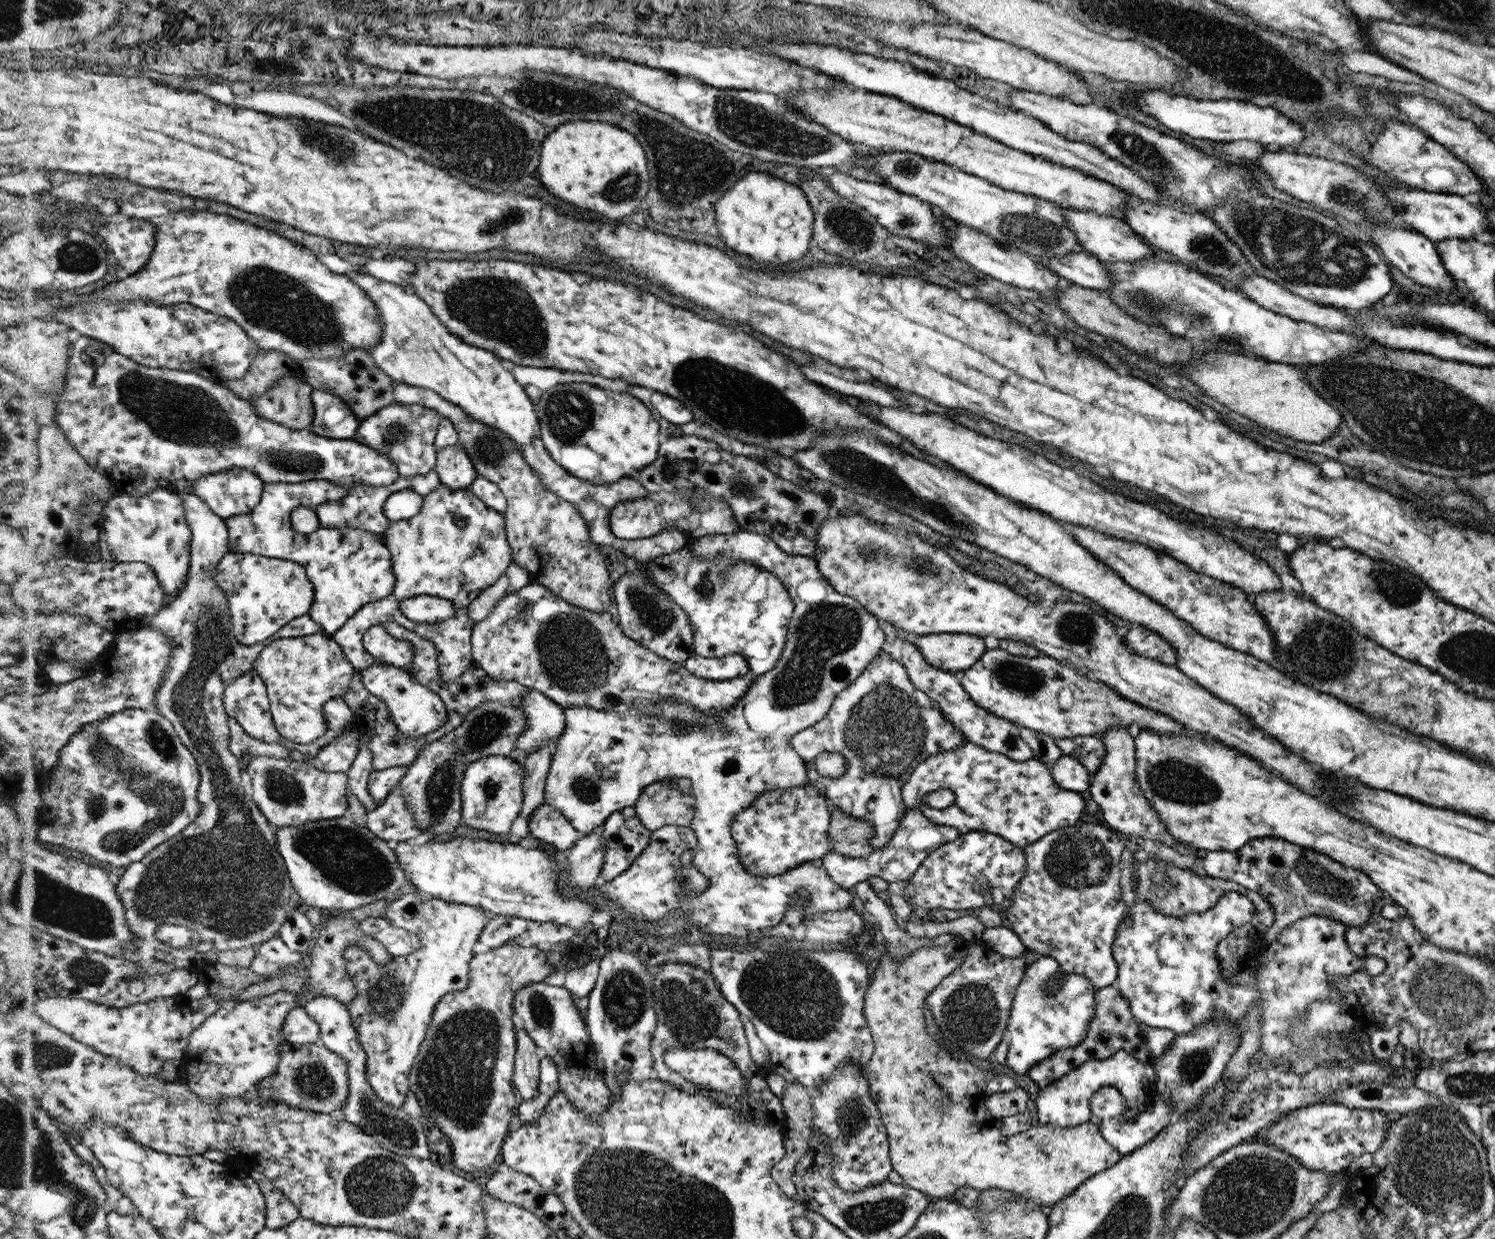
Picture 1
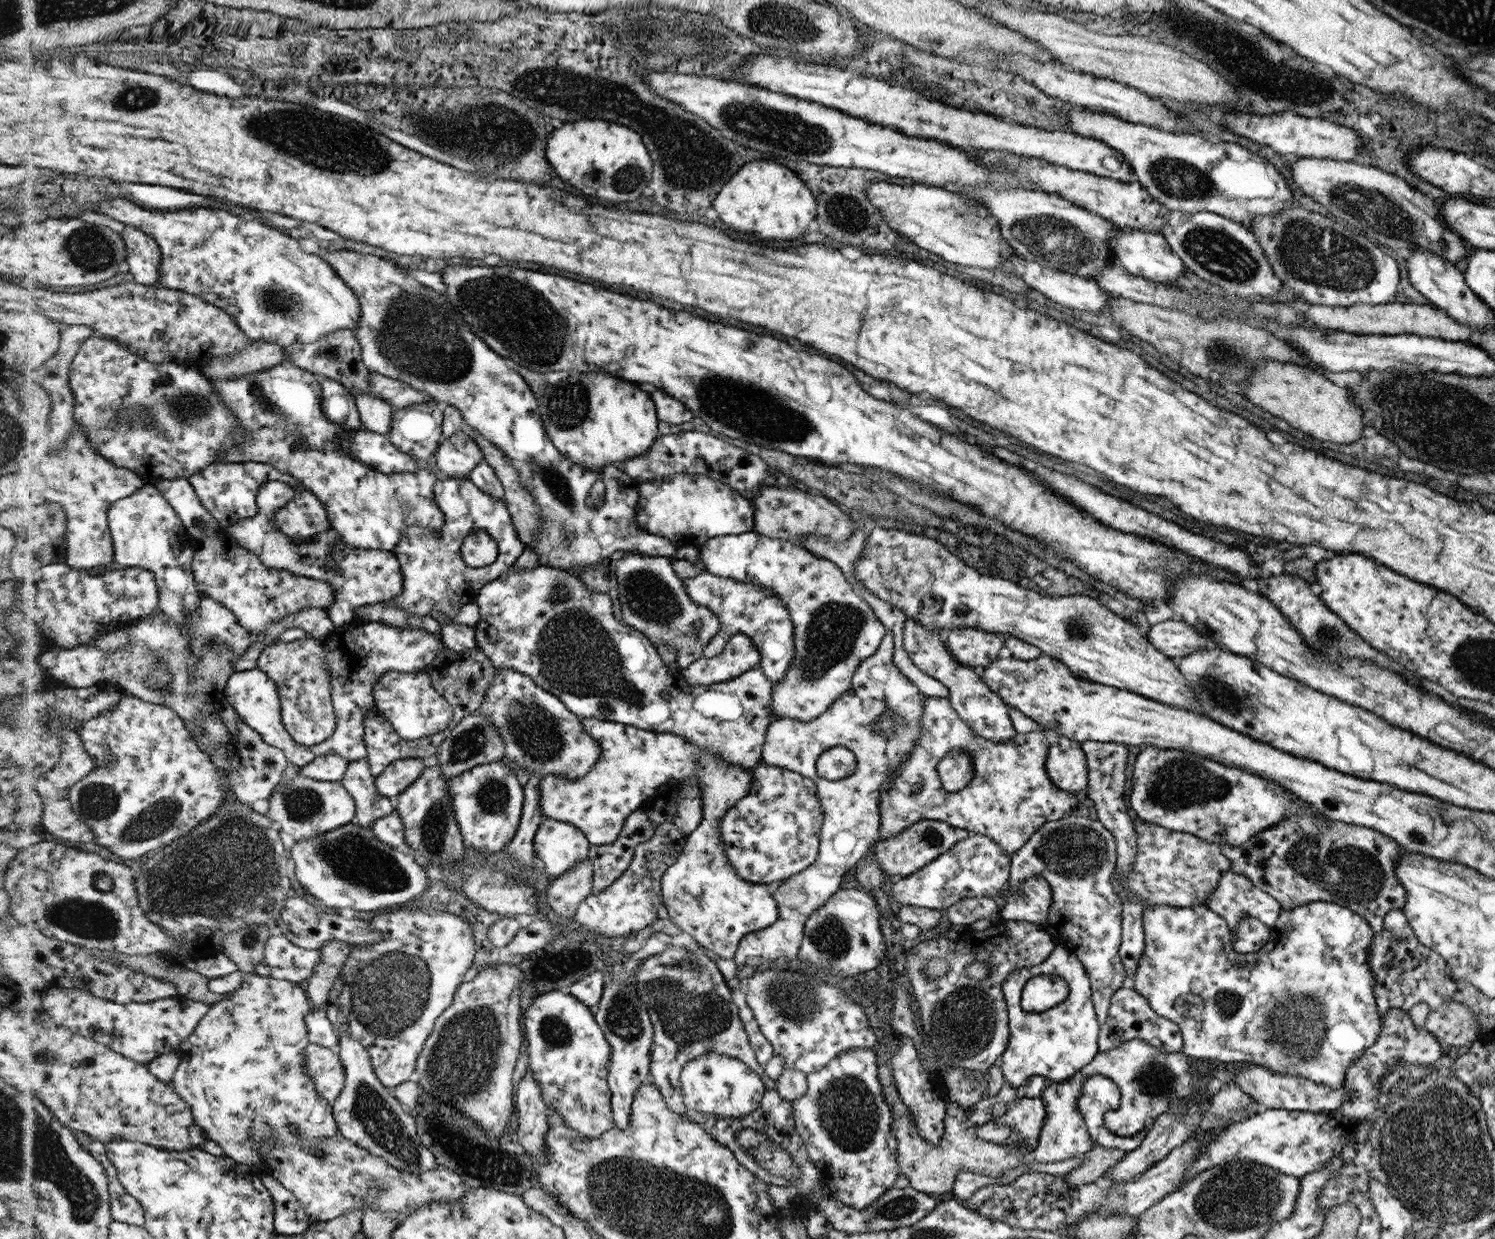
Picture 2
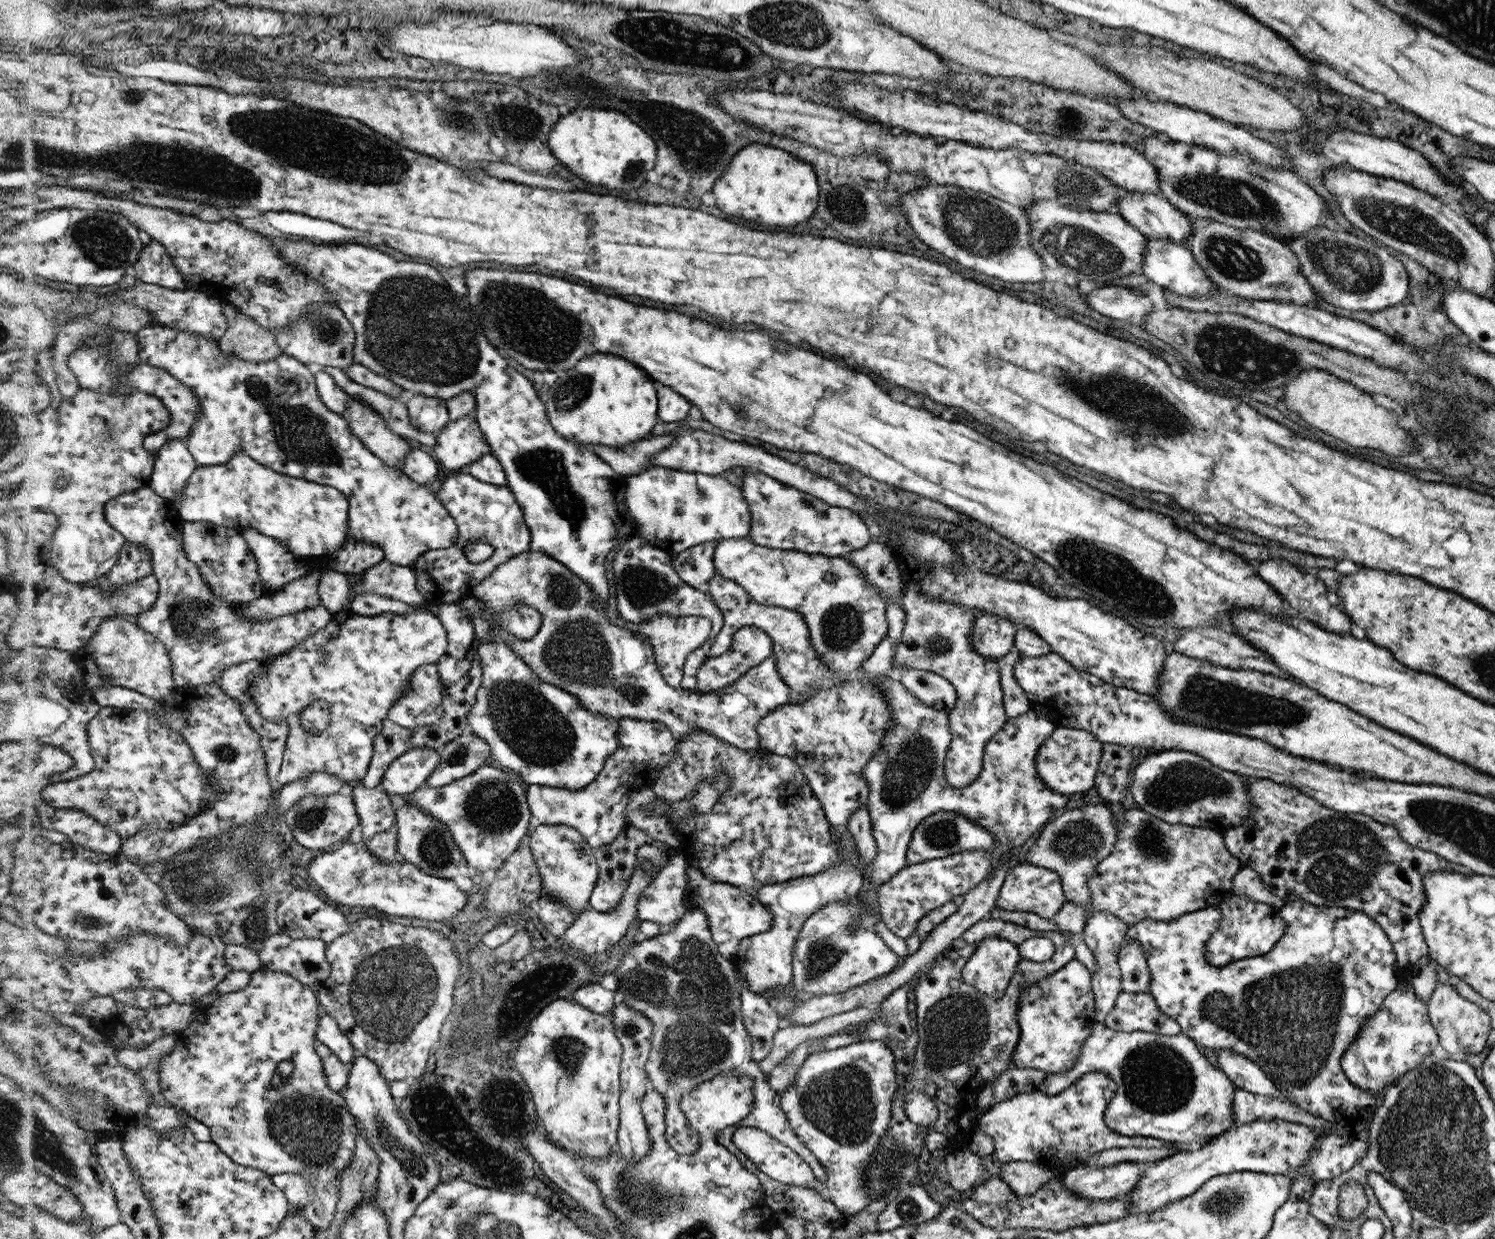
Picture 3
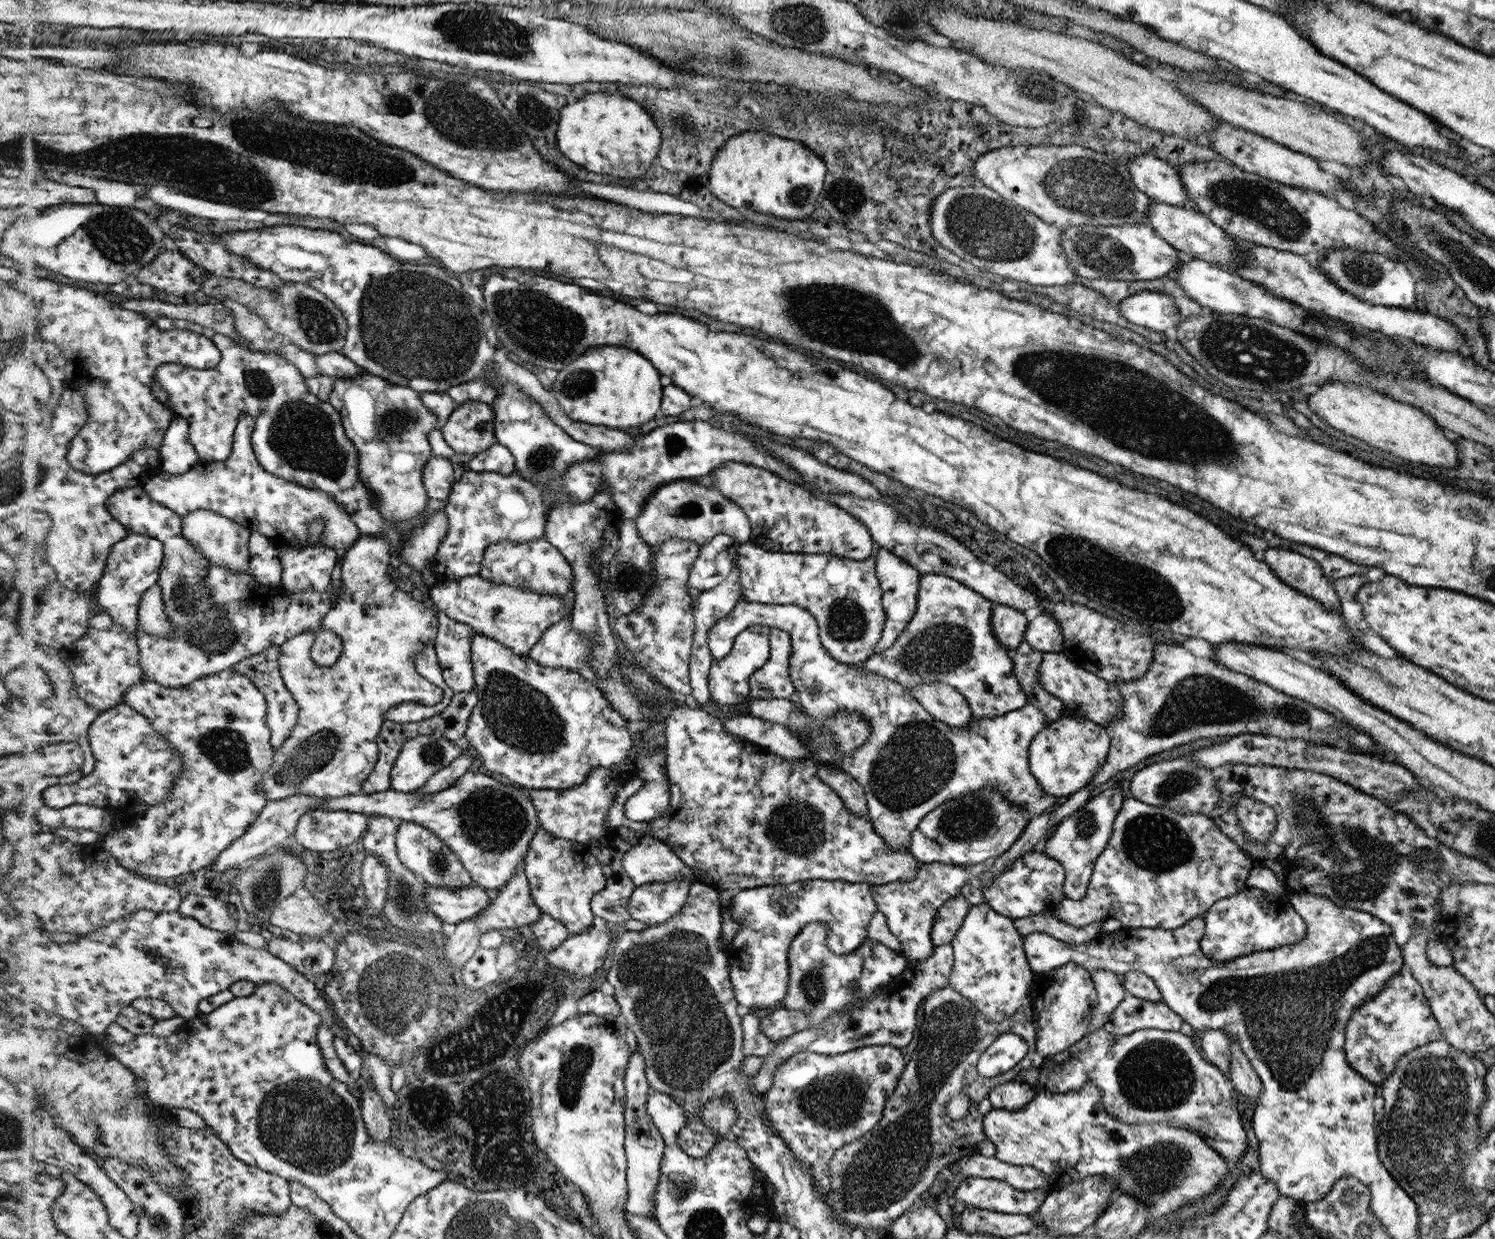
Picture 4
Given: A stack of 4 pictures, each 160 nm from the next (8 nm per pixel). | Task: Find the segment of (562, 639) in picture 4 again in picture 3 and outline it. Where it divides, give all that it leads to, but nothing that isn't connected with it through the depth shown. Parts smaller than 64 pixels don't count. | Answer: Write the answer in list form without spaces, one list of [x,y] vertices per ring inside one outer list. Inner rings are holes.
[[[525,551],[521,555],[512,556],[505,563],[494,568],[486,579],[476,584],[471,594],[486,602],[488,612],[501,613],[519,605],[529,605],[542,614],[542,624],[538,634],[531,639],[519,640],[503,632],[495,630],[491,642],[501,642],[509,645],[534,671],[539,680],[553,684],[557,688],[573,693],[590,712],[629,718],[635,720],[655,720],[665,724],[673,733],[674,739],[687,737],[689,732],[698,728],[699,732],[711,732],[713,736],[743,752],[751,752],[761,747],[761,738],[757,734],[758,722],[777,707],[789,704],[790,687],[779,677],[775,657],[771,654],[757,667],[747,671],[739,680],[717,693],[699,693],[679,688],[671,688],[662,677],[661,670],[654,662],[654,651],[647,638],[609,624],[604,610],[595,606],[590,585],[571,573],[565,566],[545,552]]]

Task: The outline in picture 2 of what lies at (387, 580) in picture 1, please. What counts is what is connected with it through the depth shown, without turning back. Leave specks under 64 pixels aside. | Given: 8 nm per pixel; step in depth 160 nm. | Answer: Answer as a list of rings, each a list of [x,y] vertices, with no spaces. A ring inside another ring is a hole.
[[[266,482],[258,492],[260,511],[255,518],[241,519],[227,531],[243,548],[255,553],[269,568],[288,570],[313,580],[325,580],[335,589],[335,602],[325,610],[333,627],[349,624],[354,613],[363,605],[384,603],[403,592],[403,576],[398,559],[391,551],[358,549],[345,545],[335,529],[315,535],[311,543],[294,542],[286,533],[275,528],[274,514],[294,497],[296,488],[286,482]]]

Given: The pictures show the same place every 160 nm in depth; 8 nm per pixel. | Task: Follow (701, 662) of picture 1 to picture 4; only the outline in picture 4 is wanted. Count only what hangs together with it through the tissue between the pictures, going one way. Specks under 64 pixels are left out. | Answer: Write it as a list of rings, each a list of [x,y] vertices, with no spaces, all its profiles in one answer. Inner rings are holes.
[[[764,625],[748,627],[738,633],[730,647],[730,652],[710,665],[709,689],[711,697],[719,705],[738,705],[750,694],[749,678],[766,665],[770,654],[769,633]]]

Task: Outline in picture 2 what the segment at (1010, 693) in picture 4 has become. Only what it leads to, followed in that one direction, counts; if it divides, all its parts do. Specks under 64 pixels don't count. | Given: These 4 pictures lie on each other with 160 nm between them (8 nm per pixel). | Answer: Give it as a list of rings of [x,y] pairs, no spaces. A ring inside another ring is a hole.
[[[906,619],[903,623],[902,647],[911,663],[935,680],[938,680],[948,690],[946,699],[954,707],[954,711],[970,728],[975,737],[996,743],[1005,743],[1013,739],[1015,729],[1010,719],[1009,708],[997,692],[991,692],[985,681],[981,679],[977,668],[969,665],[959,665],[954,654],[945,643],[945,632],[941,629],[927,629],[919,622]],[[953,749],[937,764],[938,776],[947,792],[961,790],[973,779],[974,768],[967,753],[963,751],[965,750]]]

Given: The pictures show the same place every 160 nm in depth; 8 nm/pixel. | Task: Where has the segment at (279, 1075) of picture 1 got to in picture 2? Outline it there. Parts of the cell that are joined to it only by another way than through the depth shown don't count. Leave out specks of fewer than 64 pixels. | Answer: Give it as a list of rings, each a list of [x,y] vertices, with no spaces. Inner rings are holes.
[[[308,1042],[305,1046],[305,1066],[319,1097],[331,1106],[344,1086],[343,1065],[335,1051]]]

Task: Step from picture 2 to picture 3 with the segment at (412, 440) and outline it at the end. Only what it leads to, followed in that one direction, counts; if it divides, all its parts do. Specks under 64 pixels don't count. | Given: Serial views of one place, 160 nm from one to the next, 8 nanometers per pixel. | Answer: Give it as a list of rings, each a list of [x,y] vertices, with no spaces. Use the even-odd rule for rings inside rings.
[[[407,395],[403,401],[407,407],[410,424],[421,432],[437,433],[450,422],[446,400],[423,395]]]

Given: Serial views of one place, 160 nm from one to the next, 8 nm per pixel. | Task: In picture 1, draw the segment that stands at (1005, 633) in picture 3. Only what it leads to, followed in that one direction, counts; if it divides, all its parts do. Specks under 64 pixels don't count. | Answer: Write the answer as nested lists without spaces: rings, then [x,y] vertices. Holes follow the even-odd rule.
[[[899,632],[899,639],[913,642],[931,666],[947,672],[963,672],[985,654],[983,638],[963,634],[915,635]]]

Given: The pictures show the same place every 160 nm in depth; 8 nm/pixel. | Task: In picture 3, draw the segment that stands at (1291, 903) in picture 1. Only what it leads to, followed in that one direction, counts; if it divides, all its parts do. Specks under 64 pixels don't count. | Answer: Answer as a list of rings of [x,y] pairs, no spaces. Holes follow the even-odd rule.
[[[1242,776],[1242,779],[1246,784],[1246,791],[1252,800],[1252,812],[1250,812],[1250,816],[1248,816],[1242,824],[1236,826],[1234,829],[1228,828],[1221,834],[1227,852],[1230,852],[1235,858],[1237,858],[1237,860],[1239,860],[1241,868],[1250,868],[1257,872],[1261,882],[1263,882],[1263,888],[1267,889],[1271,894],[1278,896],[1284,903],[1292,900],[1301,900],[1302,902],[1314,904],[1315,906],[1323,906],[1327,908],[1339,906],[1341,908],[1348,908],[1352,911],[1359,911],[1370,916],[1377,924],[1379,924],[1381,930],[1385,933],[1387,940],[1391,943],[1393,954],[1396,958],[1396,964],[1401,973],[1403,973],[1406,968],[1413,966],[1418,958],[1428,954],[1427,945],[1425,944],[1421,927],[1418,923],[1418,910],[1424,903],[1422,876],[1437,871],[1451,871],[1453,873],[1462,871],[1461,869],[1448,863],[1447,860],[1437,856],[1434,852],[1429,852],[1403,842],[1398,835],[1398,832],[1388,824],[1379,824],[1372,818],[1363,816],[1363,814],[1359,814],[1358,812],[1335,812],[1335,810],[1329,810],[1328,808],[1321,806],[1314,798],[1305,796],[1298,788],[1293,788],[1286,784],[1277,784],[1268,778]]]

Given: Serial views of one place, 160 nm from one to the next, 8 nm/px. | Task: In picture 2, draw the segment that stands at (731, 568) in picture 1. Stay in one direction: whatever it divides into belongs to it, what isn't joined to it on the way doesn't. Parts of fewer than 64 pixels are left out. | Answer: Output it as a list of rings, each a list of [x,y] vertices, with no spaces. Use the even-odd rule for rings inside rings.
[[[707,571],[700,572],[693,578],[682,578],[680,585],[690,594],[691,601],[711,610],[721,626],[718,634],[706,644],[703,657],[718,656],[731,636],[743,633],[751,638],[761,654],[762,660],[757,667],[763,670],[767,678],[774,682],[787,674],[787,668],[793,660],[793,624],[787,608],[775,594],[759,585],[733,580],[731,577],[718,577]]]

